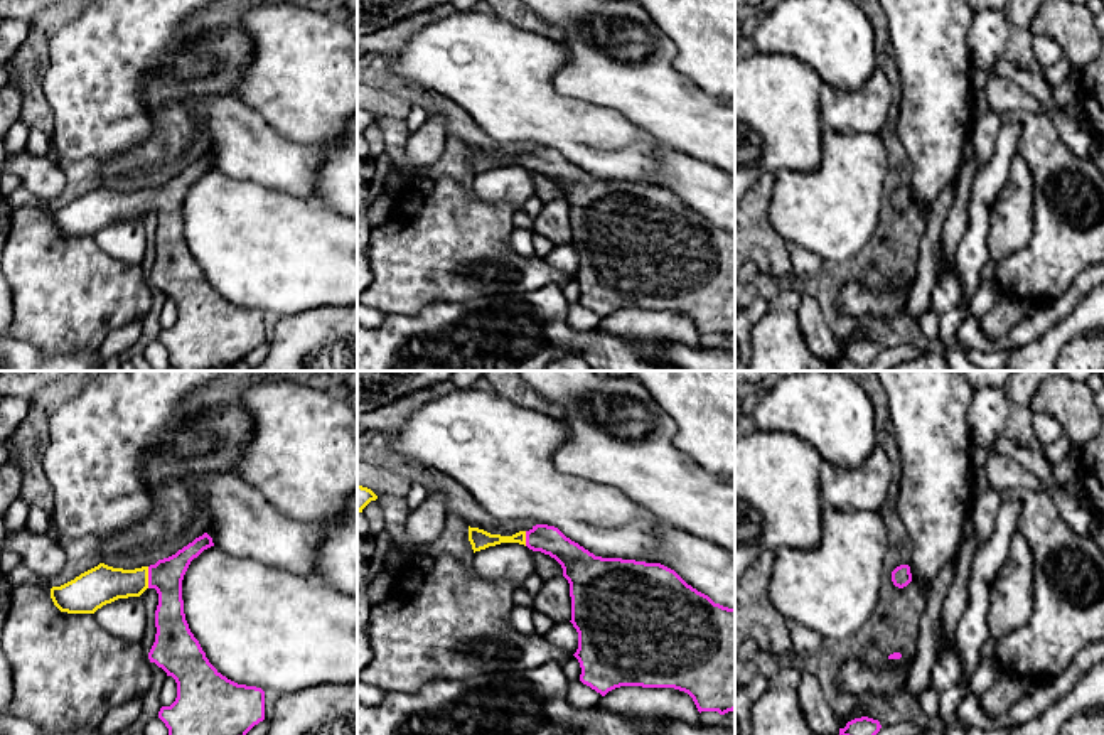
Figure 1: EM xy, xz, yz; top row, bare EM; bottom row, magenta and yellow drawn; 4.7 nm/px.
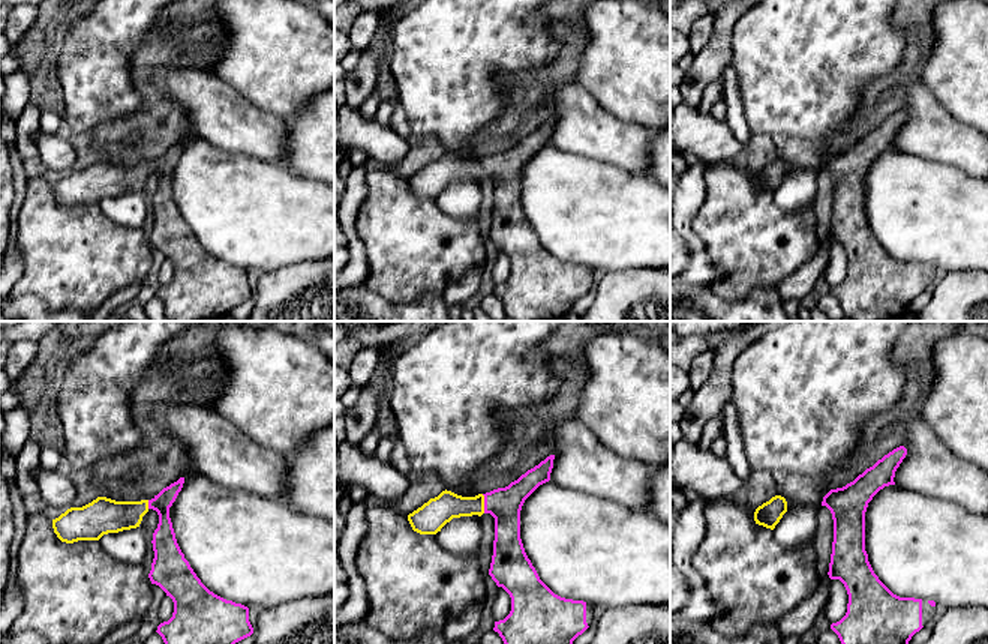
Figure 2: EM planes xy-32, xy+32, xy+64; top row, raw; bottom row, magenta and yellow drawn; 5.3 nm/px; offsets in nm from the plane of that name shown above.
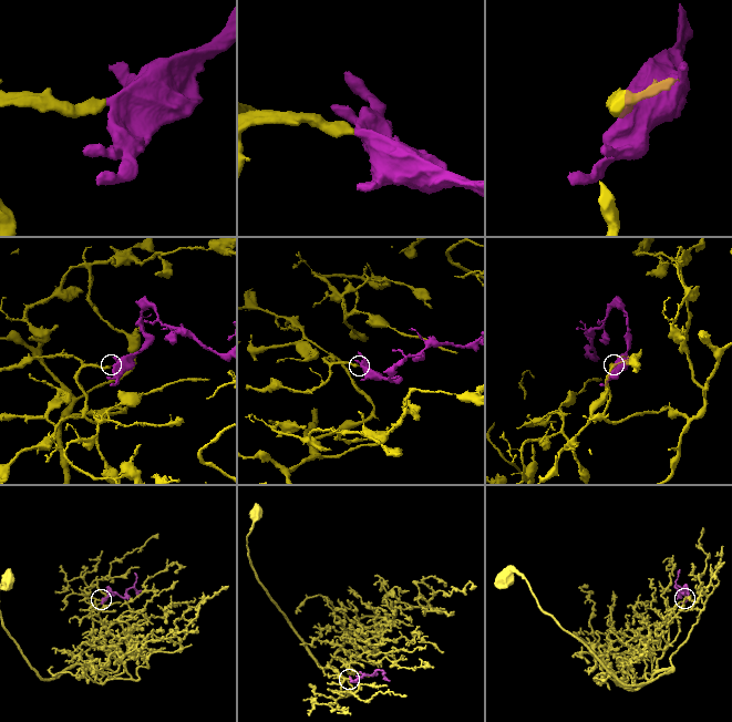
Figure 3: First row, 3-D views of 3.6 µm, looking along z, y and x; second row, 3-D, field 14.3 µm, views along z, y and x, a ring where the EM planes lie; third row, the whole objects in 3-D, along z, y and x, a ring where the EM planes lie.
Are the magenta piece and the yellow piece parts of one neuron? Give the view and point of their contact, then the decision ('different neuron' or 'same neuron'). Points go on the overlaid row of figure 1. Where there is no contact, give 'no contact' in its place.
meets magenta in xy at (149, 577); same neuron

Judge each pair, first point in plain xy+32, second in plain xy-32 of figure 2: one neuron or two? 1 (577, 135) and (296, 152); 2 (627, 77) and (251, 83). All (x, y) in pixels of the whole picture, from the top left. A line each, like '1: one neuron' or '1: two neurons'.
1: two neurons
2: one neuron

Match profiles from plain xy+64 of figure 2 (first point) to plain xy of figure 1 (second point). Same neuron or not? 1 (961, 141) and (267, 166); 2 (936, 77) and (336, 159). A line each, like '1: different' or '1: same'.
1: same
2: different

